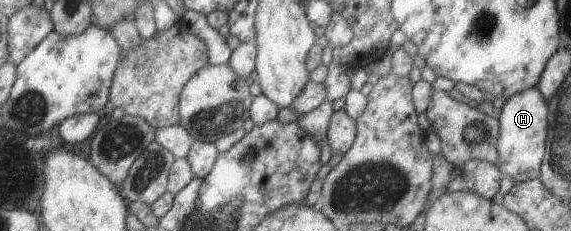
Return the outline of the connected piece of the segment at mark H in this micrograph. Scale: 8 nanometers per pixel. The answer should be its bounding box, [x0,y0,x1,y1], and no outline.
[496,87,547,182]

